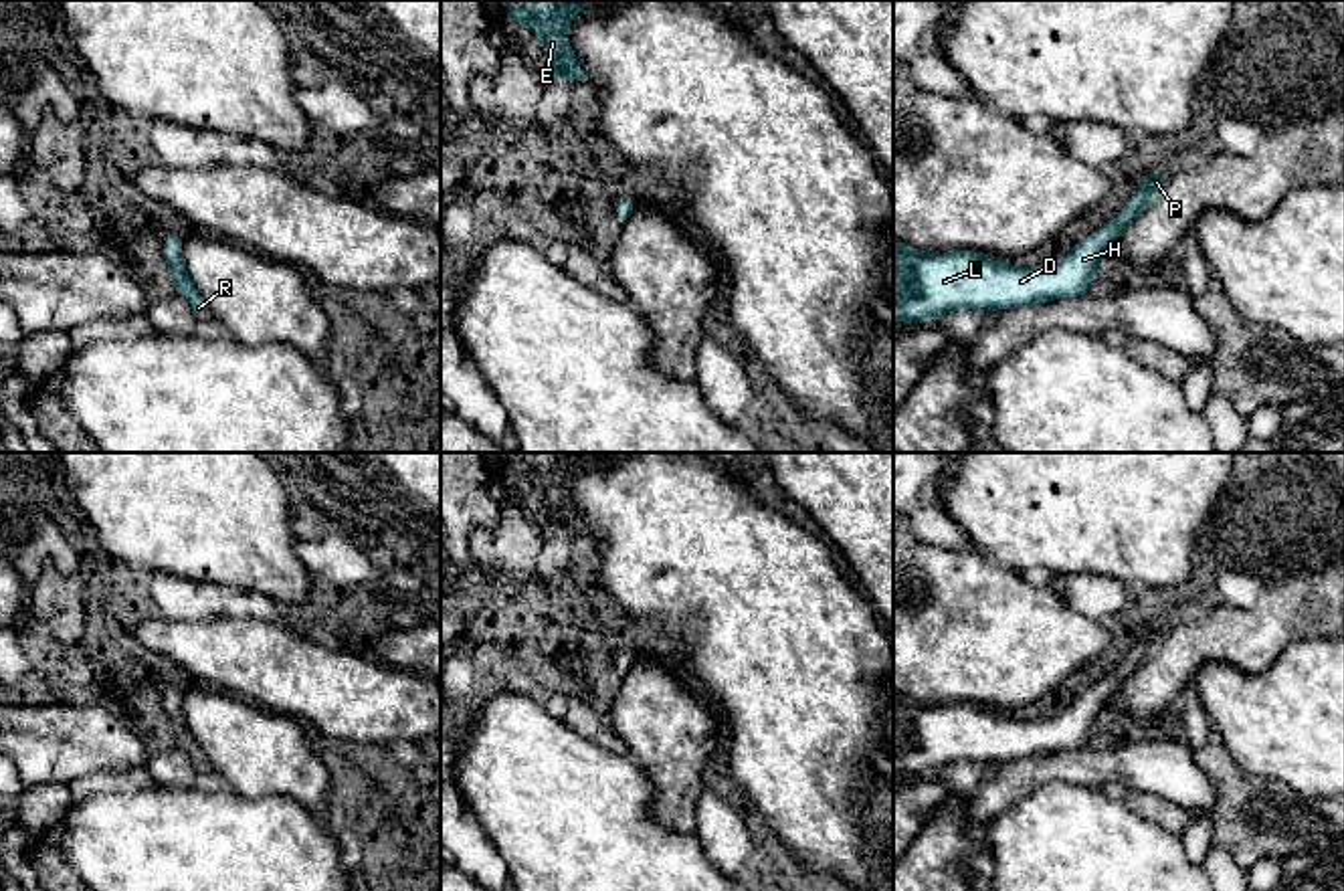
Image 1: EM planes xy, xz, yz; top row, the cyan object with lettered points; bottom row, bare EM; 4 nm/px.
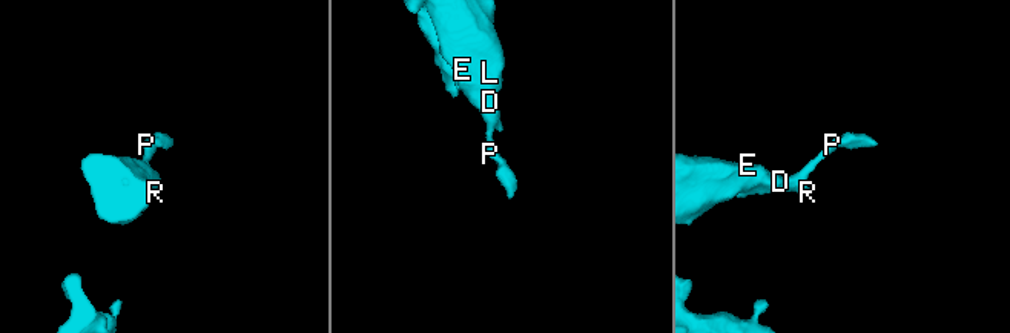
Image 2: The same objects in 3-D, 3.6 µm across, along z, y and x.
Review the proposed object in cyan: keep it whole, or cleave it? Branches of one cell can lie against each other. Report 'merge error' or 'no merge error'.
no merge error

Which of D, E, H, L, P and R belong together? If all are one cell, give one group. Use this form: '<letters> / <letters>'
D E H L P R

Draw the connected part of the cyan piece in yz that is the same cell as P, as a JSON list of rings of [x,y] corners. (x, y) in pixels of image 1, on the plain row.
[[[1168,624],[1148,626],[1130,655],[1051,717],[1015,719],[972,703],[920,705],[893,691],[893,774],[932,774],[956,762],[1011,762],[1091,746],[1097,713],[1162,642]]]

